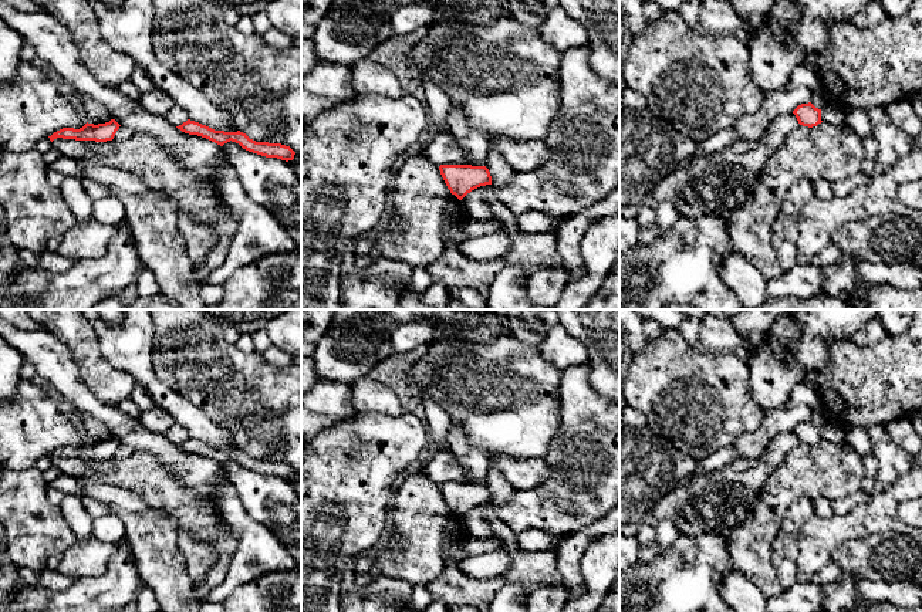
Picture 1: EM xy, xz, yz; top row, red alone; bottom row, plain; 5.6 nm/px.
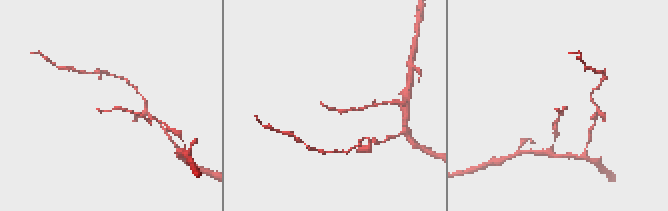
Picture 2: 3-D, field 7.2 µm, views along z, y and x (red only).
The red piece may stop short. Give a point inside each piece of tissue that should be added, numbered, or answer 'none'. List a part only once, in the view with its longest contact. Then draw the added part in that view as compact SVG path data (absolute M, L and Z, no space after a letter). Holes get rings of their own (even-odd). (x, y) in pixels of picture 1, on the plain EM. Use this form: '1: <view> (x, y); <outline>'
none

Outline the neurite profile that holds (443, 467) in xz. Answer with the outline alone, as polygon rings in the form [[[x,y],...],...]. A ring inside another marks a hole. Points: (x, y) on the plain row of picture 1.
[[[440,450],[421,471],[432,483],[469,483],[469,476],[450,450]]]

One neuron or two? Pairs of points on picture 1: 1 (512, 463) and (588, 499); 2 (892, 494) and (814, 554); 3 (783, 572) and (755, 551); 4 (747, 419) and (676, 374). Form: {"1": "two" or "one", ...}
{"1": "two", "2": "one", "3": "two", "4": "one"}

